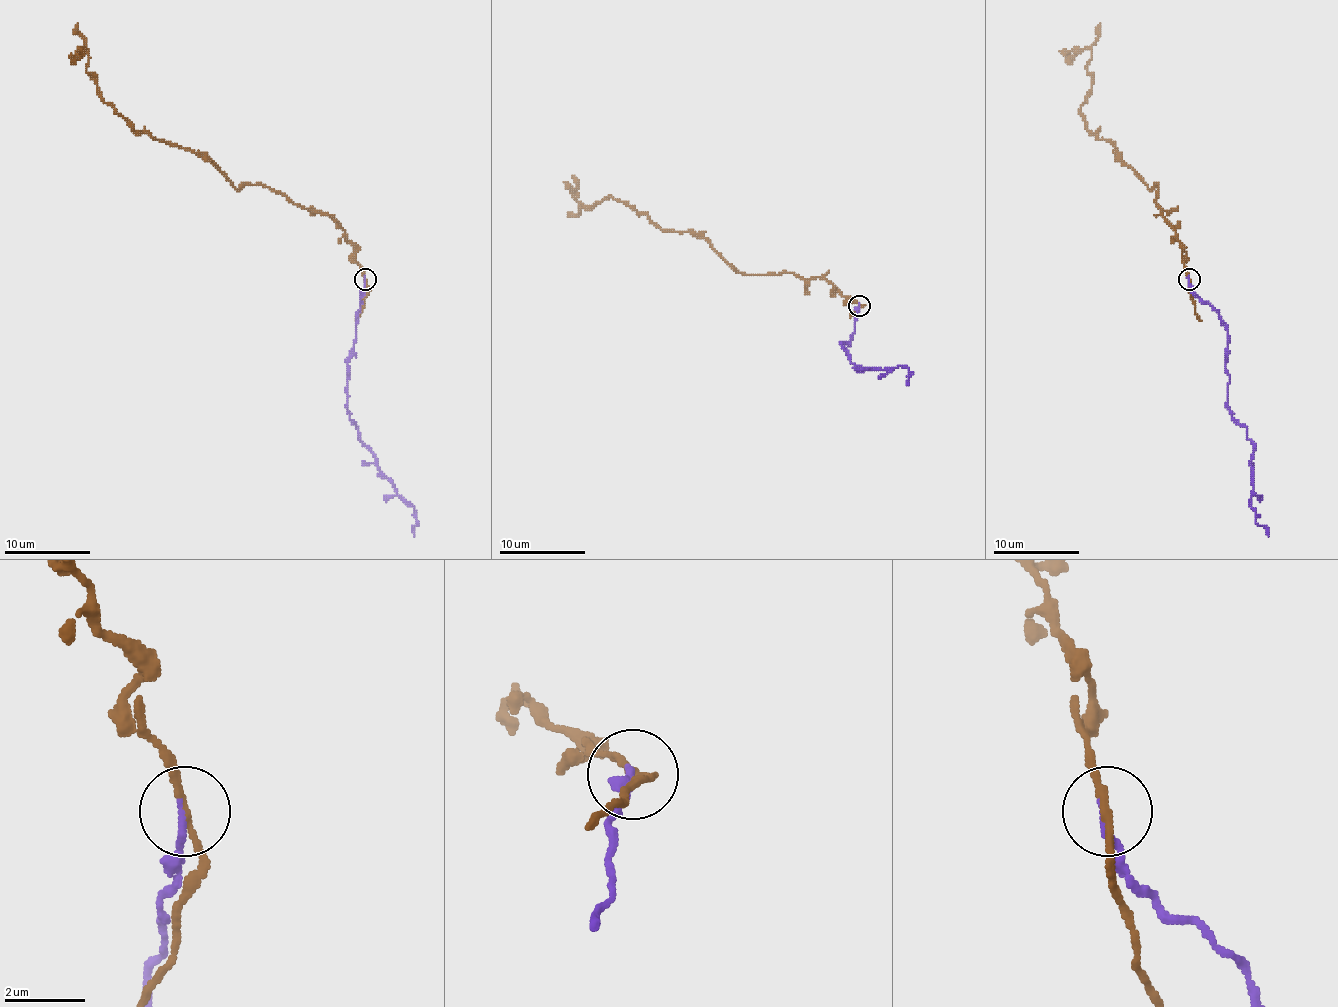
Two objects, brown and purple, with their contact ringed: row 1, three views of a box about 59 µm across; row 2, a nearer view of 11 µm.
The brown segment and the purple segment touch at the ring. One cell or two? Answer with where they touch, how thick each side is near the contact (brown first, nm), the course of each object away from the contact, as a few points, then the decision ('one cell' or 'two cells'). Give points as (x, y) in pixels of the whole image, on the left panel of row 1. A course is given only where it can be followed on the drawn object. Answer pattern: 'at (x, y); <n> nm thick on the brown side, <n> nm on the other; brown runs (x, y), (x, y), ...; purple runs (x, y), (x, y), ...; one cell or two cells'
at (365, 279); 160 nm thick on the brown side, 160 nm on the other; brown runs (364, 280), (328, 215), (267, 187), (237, 189), (209, 159), (134, 129), (77, 51); purple runs (364, 280), (353, 355), (347, 364), (347, 413), (358, 428), (358, 437), (394, 491), (416, 512), (414, 536); two cells

